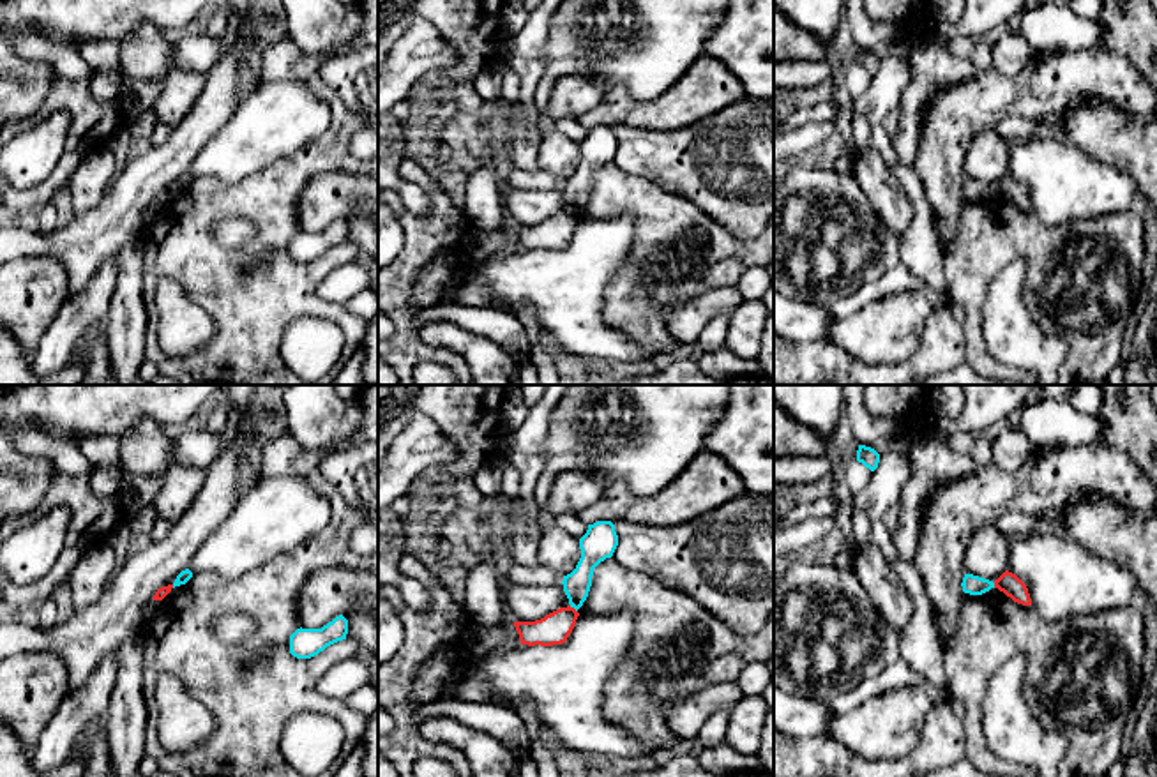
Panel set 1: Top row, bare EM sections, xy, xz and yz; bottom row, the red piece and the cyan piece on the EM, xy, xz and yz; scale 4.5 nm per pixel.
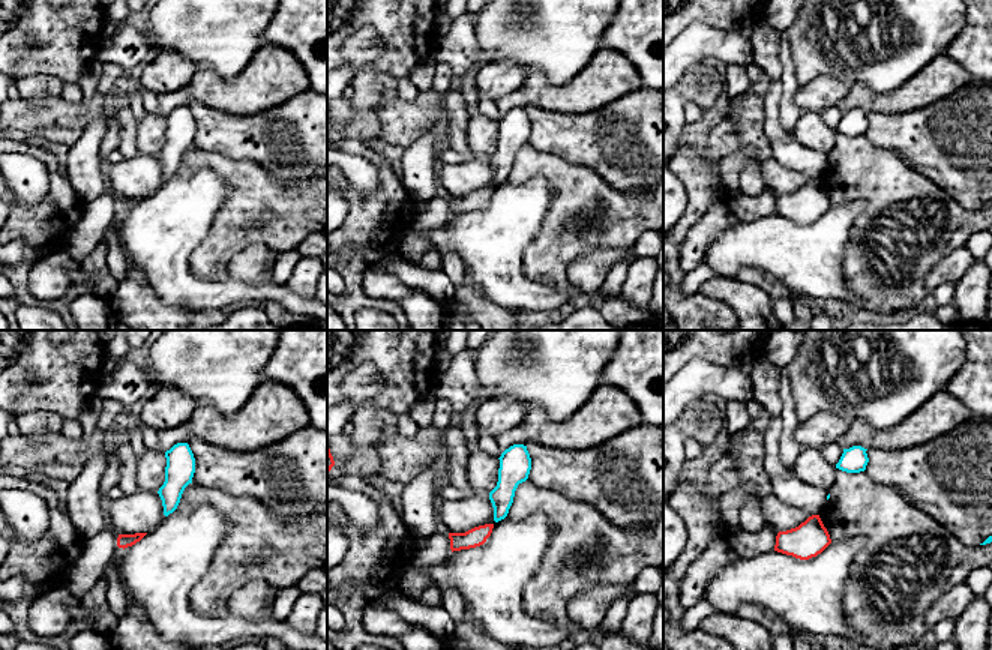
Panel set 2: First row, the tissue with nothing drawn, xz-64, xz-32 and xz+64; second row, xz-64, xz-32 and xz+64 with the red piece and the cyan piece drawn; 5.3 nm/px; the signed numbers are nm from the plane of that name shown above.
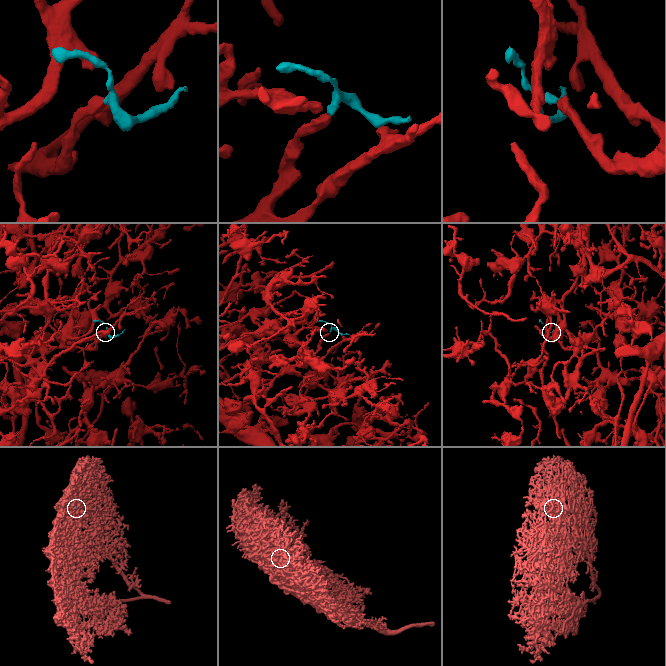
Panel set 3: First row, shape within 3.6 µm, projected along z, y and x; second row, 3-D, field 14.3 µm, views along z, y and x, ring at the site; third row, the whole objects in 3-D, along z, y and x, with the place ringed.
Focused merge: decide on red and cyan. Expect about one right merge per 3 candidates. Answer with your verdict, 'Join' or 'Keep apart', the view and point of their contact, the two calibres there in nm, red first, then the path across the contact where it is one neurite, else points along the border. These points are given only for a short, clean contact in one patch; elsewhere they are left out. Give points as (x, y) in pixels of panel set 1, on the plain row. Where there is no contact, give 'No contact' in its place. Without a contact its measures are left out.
Keep apart. Touches red at xz (573, 212). Thickness 140 nm (red) against 130 nm. Boundary: xz (569, 211), (576, 216)

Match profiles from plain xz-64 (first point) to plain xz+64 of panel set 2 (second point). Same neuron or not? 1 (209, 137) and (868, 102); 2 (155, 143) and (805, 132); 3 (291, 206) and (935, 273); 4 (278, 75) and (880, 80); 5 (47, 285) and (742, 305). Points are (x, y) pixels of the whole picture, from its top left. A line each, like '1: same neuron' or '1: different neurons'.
1: different neurons
2: same neuron
3: different neurons
4: different neurons
5: same neuron

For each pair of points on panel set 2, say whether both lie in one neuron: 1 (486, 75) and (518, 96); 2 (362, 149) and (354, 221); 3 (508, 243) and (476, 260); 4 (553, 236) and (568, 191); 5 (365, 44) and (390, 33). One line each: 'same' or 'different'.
1: different
2: same
3: same
4: same
5: different

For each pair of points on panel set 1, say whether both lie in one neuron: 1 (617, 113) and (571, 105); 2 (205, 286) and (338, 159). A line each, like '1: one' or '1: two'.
1: two
2: one

